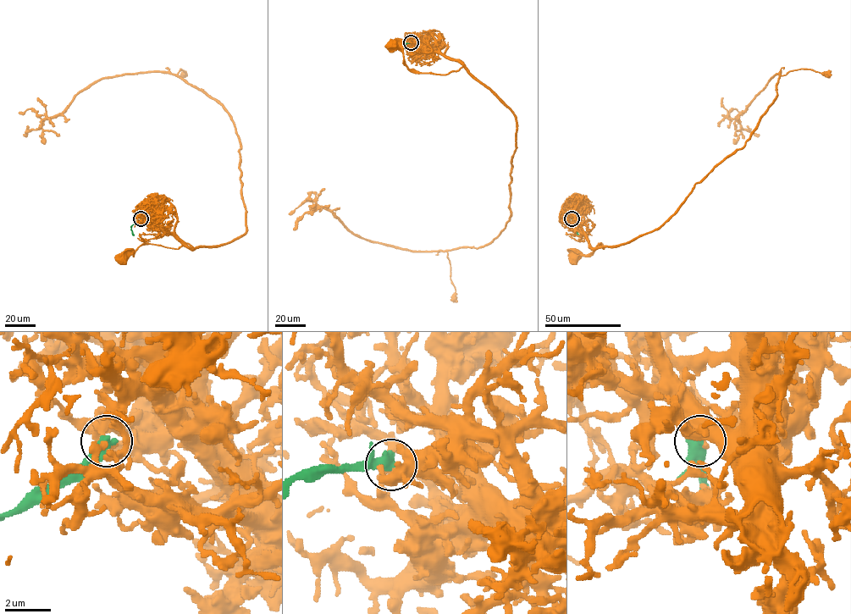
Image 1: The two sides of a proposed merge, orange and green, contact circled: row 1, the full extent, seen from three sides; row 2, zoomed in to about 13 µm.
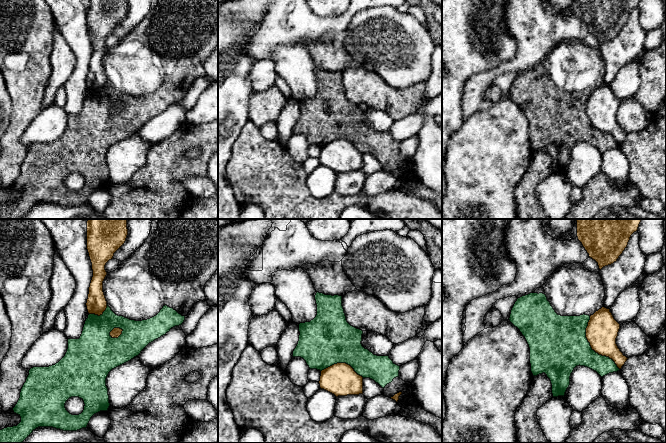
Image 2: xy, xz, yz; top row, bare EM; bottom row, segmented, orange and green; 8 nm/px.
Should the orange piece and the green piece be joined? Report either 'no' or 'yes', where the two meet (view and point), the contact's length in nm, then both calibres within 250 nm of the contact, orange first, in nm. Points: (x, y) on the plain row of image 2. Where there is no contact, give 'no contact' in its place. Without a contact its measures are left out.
no; meets orange in yz at (591, 123); contact 500 nm long; 260 nm thick on the orange side, 440 nm on the other

